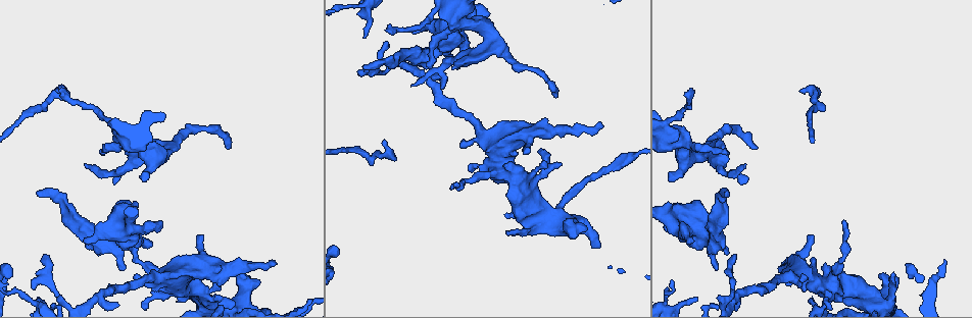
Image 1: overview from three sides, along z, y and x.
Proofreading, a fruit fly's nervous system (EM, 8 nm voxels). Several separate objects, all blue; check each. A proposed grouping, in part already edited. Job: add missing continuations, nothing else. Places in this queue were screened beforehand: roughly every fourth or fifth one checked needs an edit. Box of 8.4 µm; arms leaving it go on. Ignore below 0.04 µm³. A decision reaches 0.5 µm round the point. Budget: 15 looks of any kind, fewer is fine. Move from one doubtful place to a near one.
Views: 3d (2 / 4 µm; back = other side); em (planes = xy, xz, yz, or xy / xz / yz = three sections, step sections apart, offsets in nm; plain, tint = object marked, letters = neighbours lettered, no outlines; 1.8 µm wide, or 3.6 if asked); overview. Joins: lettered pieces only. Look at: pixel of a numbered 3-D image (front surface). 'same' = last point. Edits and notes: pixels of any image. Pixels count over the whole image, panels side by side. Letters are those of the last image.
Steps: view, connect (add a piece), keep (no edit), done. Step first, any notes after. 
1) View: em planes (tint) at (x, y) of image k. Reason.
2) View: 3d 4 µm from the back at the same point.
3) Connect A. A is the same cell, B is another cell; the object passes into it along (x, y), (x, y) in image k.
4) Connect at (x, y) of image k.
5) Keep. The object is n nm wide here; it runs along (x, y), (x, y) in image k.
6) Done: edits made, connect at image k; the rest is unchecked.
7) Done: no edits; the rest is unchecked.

View: 3d 2 µm at (45, 258) of image 1. An open end.

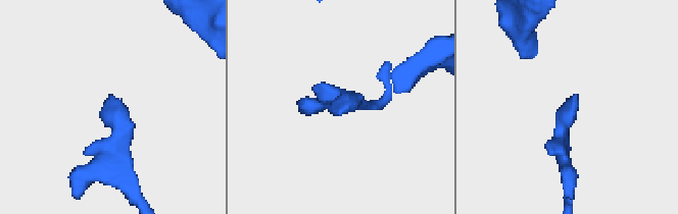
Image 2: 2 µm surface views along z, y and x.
View: em xy step 4 (letters) at (335, 114) of image 2. Now the EM.

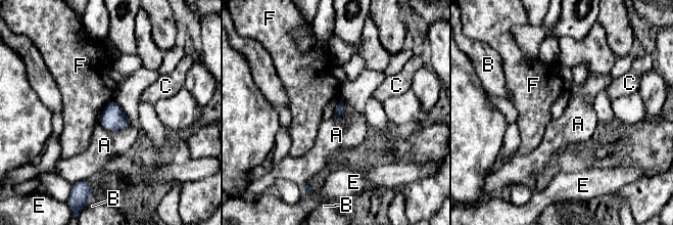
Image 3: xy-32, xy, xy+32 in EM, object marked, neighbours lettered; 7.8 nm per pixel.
Keep. A, B, C, E and F are other cells; a border runs along (98, 122), (107, 130), (130, 124) in image 3; none of them fits.

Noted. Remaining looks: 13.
View: em yz step 8 (tint) at (726, 192) of image 1. Free end.

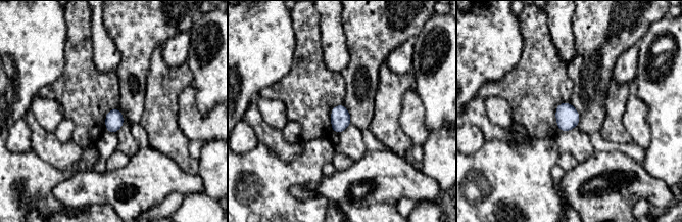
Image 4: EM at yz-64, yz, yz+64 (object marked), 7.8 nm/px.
View: em planes (letters) at the same point.

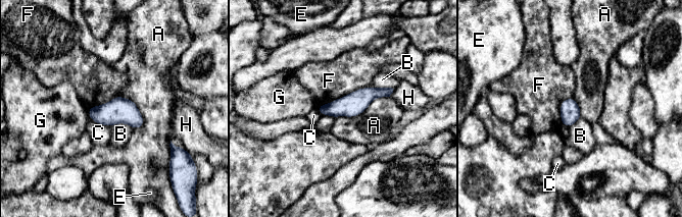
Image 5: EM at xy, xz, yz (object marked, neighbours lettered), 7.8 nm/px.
Keep. The object is 160 nm wide here; A, B, C, E, F, G and H are other cells; it runs along (389, 90), (349, 106), (321, 109) in image 5; no lettered piece goes on from it.

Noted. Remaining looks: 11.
View: em xy step 16 (letters) at (162, 223) of image 1. Free end.

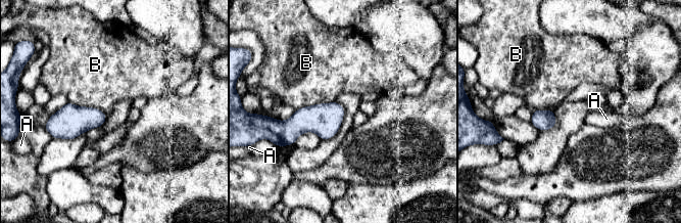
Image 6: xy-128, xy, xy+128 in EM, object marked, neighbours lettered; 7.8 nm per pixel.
Keep. A and B are other cells; a border runs along (65, 101), (95, 106), (107, 116) in image 6; none of them fits.

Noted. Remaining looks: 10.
View: em planes (tint) at (681, 144) of image 1. Side arm on a straight run.

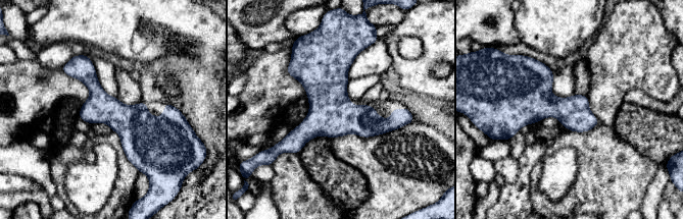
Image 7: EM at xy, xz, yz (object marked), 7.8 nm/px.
View: em planes (letters) at the same point.

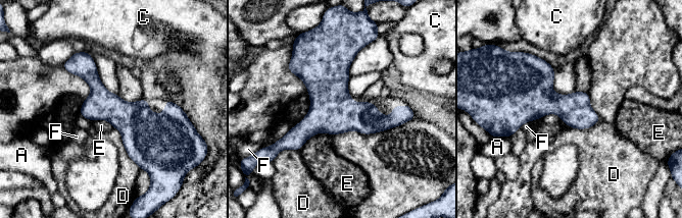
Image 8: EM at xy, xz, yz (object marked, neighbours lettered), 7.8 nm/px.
Keep. The object is 260 nm wide here; A, C, D, E and F are other cells; a border runs along (331, 134), (314, 133), (299, 150) in image 8; none of them fits.

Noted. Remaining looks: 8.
View: 3d 4 µm from the back at (58, 90) of image 1.

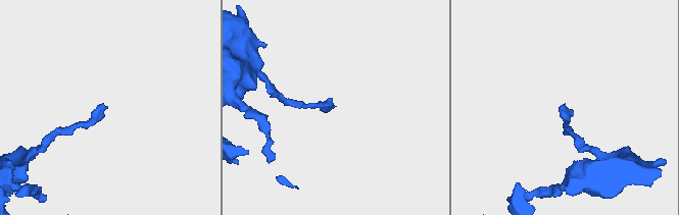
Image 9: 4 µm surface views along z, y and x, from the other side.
View: em planes (letters) at (563, 106) of image 9. Need the tissue.

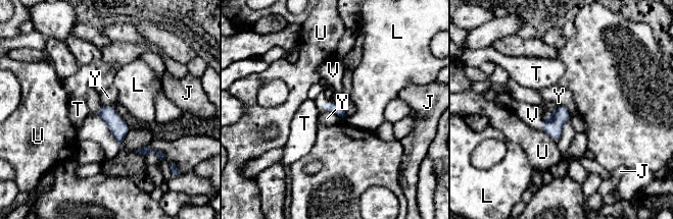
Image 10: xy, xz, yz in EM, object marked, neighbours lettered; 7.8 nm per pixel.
Connect V. The object is 90 nm wide here; V is the same cell, J, L, T, U and Y are other cells; the object passes into it along (553, 124), (542, 122), (532, 115) in image 10; it goes on there.

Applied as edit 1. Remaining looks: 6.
View: 3d 4 µm at (449, 54) of image 1. Free end.

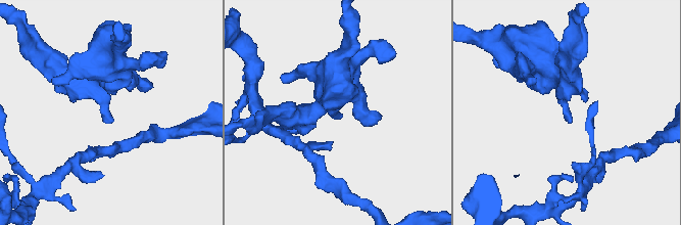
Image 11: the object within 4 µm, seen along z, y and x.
View: em yz step 8 (letters) at (111, 122) of image 11.

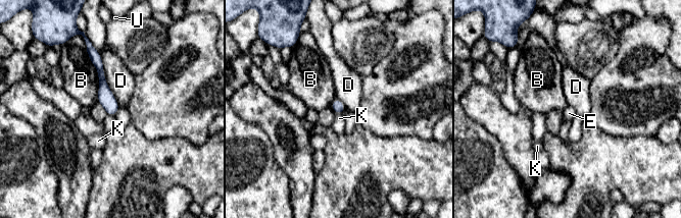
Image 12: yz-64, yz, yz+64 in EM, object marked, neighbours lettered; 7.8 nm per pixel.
View: em planes (letters) at the same point.

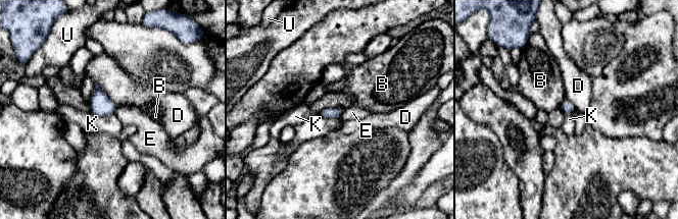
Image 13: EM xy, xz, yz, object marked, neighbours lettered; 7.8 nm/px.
Keep. The longest contact is with D, 260 nm; B, D, E, K and U are other cells; a border runs along (344, 109), (339, 118) in image 13; none of them fits.

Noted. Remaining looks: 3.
Done: edits made, connect at image 10; the rest is unchecked.

